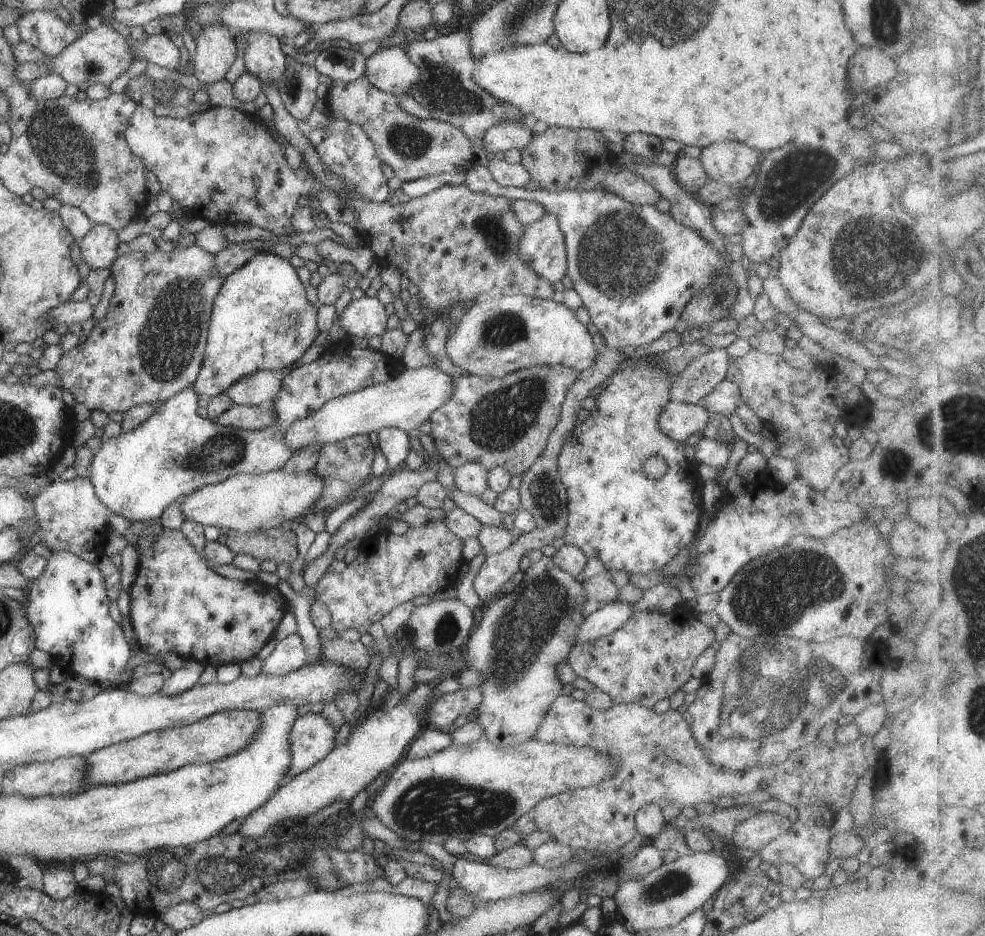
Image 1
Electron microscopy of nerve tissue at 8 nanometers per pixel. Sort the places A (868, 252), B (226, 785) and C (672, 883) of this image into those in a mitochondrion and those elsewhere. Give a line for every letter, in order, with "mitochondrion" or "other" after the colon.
A: mitochondrion
B: other
C: mitochondrion

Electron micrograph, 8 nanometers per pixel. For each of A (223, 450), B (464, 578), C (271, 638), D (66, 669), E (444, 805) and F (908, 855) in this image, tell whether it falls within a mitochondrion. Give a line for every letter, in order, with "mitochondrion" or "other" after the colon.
A: mitochondrion
B: other
C: other
D: other
E: mitochondrion
F: other

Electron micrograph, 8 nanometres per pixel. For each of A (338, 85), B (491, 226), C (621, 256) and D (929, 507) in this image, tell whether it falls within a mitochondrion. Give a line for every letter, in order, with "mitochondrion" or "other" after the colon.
A: other
B: mitochondrion
C: mitochondrion
D: other

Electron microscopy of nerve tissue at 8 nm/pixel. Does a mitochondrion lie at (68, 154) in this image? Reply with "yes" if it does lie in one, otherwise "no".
yes

